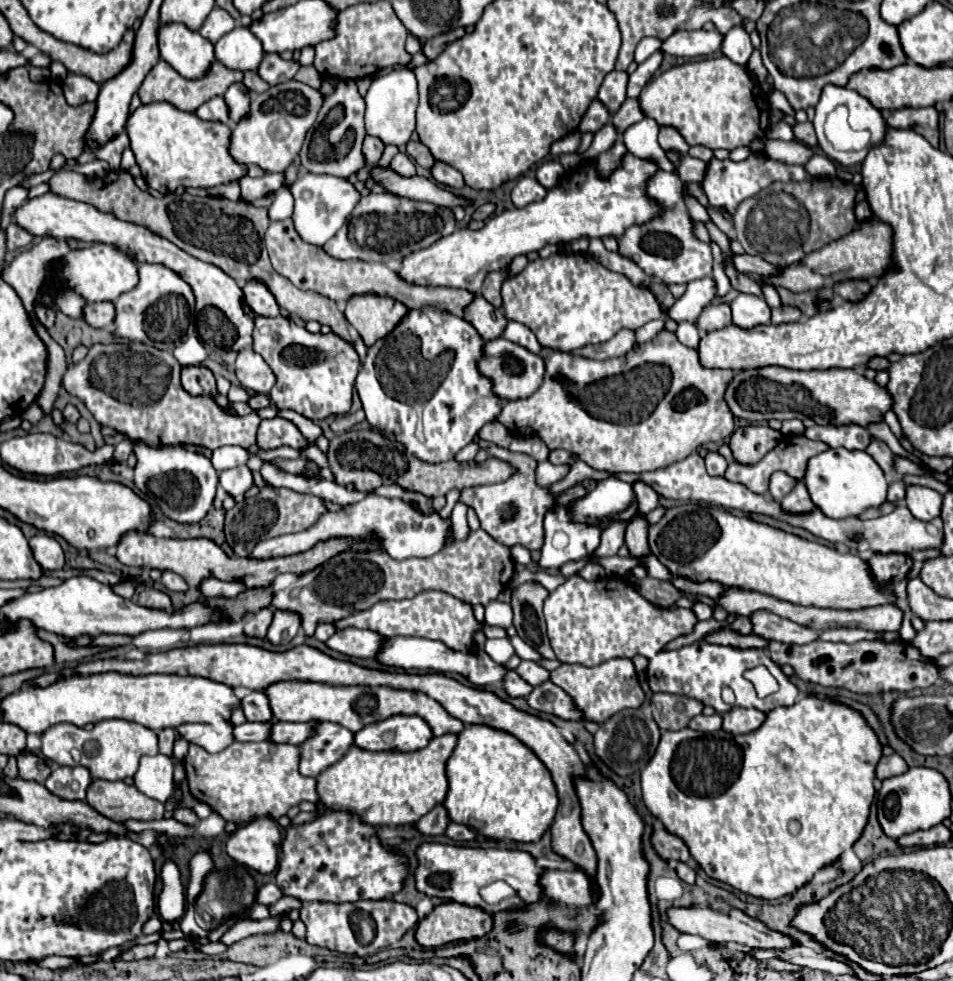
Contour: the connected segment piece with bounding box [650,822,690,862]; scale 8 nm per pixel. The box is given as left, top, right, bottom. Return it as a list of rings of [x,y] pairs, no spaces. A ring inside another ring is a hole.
[[[660,822],[654,824],[650,842],[652,842],[656,854],[664,860],[680,860],[680,862],[690,860],[690,852],[686,848],[686,844],[678,836],[672,836],[668,830],[664,830],[664,826]]]

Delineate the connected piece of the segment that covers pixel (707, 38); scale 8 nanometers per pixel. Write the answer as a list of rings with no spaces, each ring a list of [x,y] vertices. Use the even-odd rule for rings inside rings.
[[[692,30],[692,32],[674,32],[664,40],[662,50],[672,56],[692,58],[692,56],[708,56],[720,50],[724,36],[718,30]]]

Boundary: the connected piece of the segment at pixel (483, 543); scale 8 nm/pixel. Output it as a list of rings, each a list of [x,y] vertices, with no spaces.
[[[476,530],[464,542],[450,536],[444,548],[428,558],[408,558],[398,562],[384,550],[344,552],[328,560],[328,564],[306,572],[304,576],[280,574],[272,584],[270,606],[298,614],[304,634],[312,636],[320,622],[336,622],[344,616],[374,606],[378,600],[412,598],[424,590],[440,590],[472,606],[486,606],[508,586],[512,574],[514,560],[510,556],[510,548],[496,542],[484,530]]]

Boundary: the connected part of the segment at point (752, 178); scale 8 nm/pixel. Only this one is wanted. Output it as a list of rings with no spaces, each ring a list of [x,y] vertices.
[[[752,154],[750,158],[746,158],[744,162],[732,162],[732,160],[716,160],[712,158],[708,162],[708,170],[704,176],[704,192],[708,196],[708,202],[716,208],[724,208],[726,212],[734,214],[738,204],[754,194],[758,194],[762,188],[768,188],[772,182],[782,180],[806,180],[806,172],[802,166],[788,166],[784,162],[778,160],[770,160],[766,158],[766,154]]]

